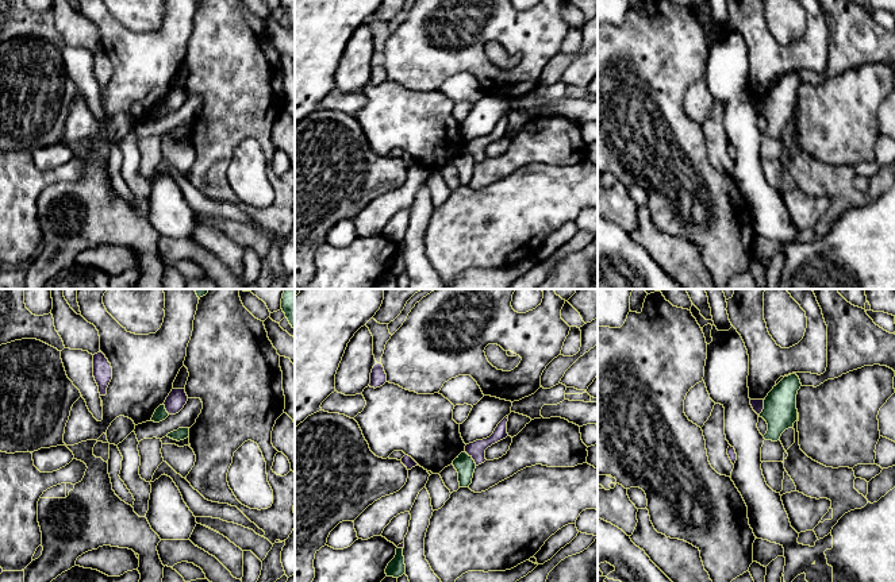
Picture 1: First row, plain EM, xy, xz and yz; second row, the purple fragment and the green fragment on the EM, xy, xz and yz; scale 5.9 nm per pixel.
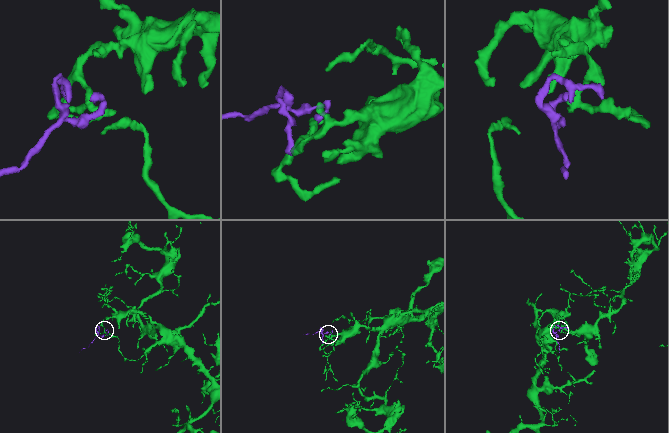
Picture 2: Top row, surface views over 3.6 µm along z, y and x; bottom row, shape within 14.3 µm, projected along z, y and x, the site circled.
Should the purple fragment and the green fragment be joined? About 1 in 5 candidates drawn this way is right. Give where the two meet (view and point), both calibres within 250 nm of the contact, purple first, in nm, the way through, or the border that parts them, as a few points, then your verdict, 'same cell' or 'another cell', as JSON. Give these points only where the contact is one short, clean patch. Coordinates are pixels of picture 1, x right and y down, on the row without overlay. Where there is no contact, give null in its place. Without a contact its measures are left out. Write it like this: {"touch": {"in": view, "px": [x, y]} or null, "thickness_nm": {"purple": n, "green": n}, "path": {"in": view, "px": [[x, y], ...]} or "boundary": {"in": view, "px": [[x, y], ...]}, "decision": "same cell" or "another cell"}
{"touch": {"in": "xz", "px": [472, 155]}, "thickness_nm": {"purple": 100, "green": 120}, "decision": "another cell"}

